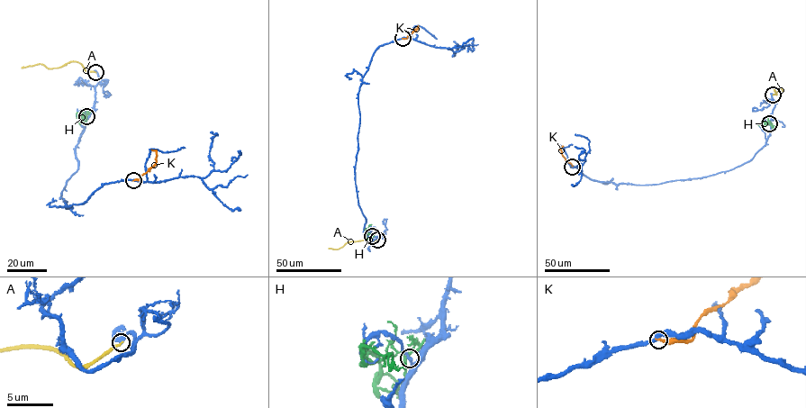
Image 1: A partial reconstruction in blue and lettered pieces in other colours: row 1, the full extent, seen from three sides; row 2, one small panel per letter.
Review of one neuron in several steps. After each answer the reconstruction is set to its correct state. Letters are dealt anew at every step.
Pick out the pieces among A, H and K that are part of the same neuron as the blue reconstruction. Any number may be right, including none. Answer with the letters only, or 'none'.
A

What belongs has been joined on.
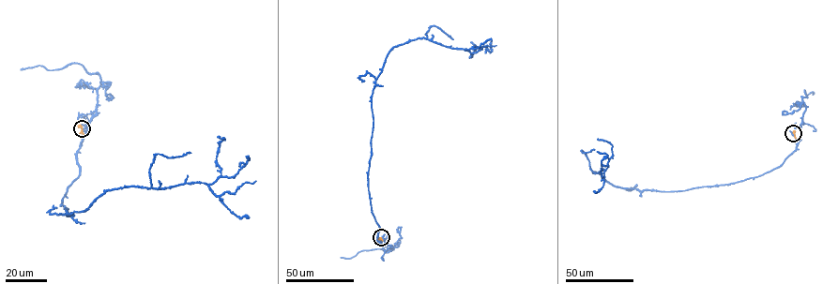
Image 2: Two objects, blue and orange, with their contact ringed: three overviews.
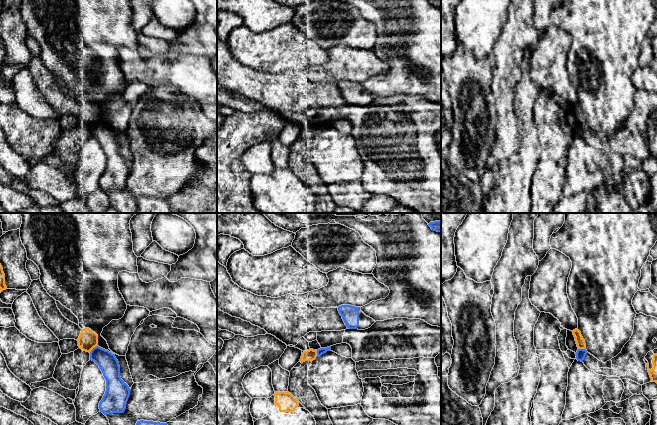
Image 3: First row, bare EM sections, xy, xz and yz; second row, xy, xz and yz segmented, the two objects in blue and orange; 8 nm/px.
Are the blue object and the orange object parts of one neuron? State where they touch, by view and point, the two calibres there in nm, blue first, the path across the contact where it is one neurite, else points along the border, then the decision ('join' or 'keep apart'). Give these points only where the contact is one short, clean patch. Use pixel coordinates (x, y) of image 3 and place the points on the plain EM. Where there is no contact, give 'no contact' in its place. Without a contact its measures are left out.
contact xy (93, 124); calibres 160 and 150 nm; keep apart

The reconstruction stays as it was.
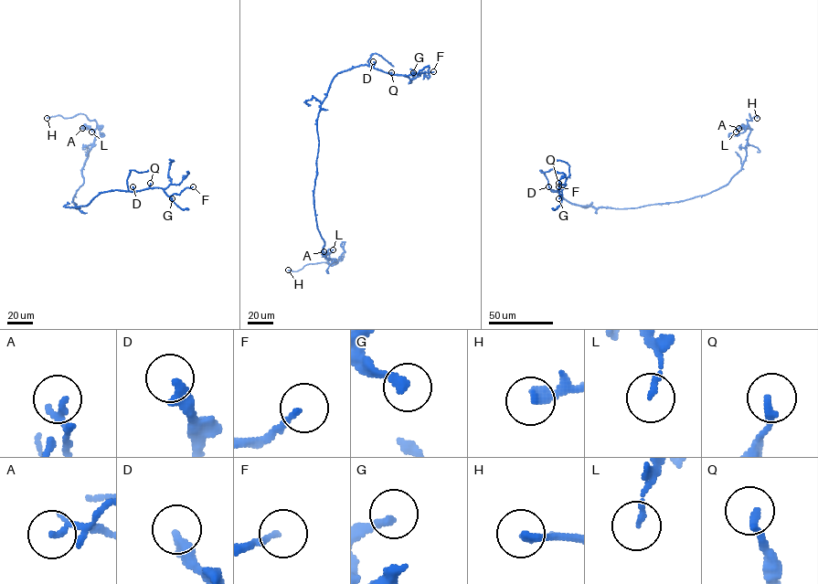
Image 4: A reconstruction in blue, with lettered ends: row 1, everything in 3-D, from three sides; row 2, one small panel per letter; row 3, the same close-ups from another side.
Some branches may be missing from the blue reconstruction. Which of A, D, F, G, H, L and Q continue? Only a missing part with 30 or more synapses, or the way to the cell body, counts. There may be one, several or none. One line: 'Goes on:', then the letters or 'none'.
Goes on: F, H, Q

